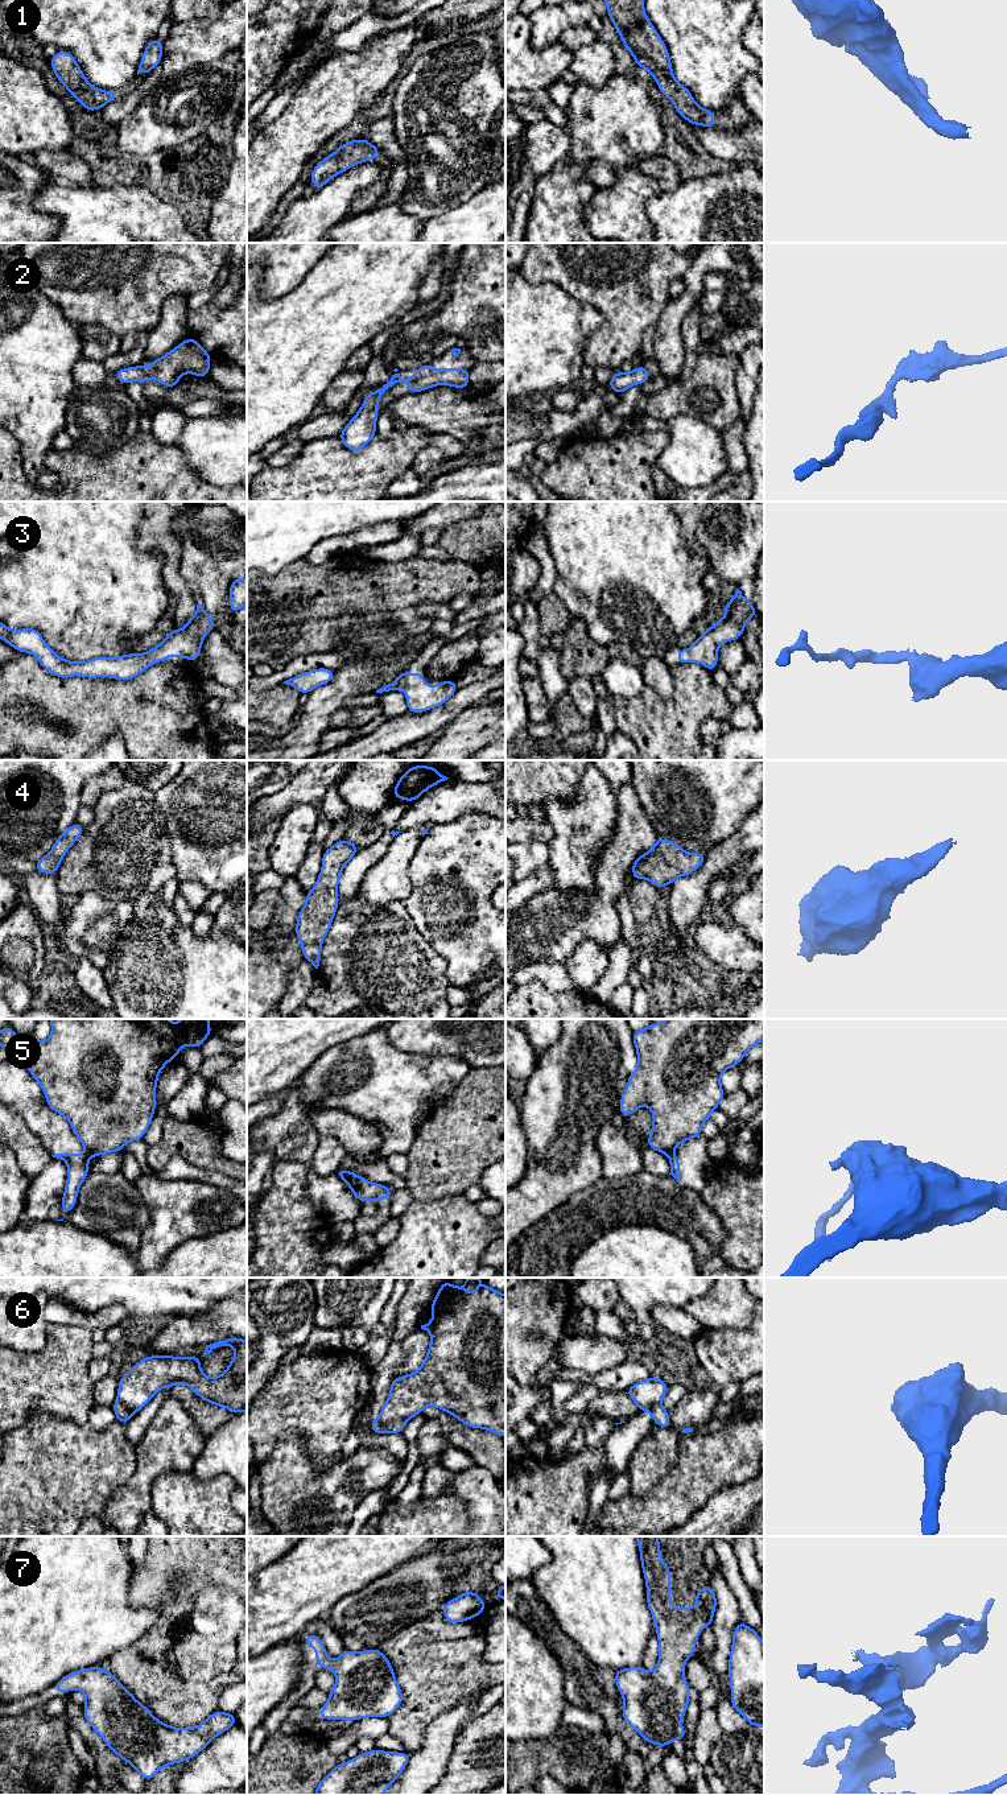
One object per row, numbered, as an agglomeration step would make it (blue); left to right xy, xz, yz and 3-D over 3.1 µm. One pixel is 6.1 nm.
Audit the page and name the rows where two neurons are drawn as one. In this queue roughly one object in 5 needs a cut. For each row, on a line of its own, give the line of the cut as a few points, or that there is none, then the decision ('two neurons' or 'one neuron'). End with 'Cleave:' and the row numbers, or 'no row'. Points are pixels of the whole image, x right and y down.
1: cut none; one neuron
2: cut none; one neuron
3: cut none; one neuron
4: cut none; one neuron
5: cut yz (669, 1152), (667, 1154); two neurons
6: cut xy (118, 1399), (133, 1414); two neurons
7: cut none; one neuron
Cleave: 5, 6

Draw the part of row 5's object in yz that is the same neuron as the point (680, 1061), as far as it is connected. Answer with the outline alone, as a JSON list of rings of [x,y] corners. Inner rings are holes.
[[[668,1019],[632,1032],[637,1068],[628,1077],[620,1097],[619,1113],[628,1117],[643,1105],[648,1106],[653,1115],[648,1147],[665,1155],[670,1154],[681,1143],[701,1135],[702,1125],[710,1119],[726,1095],[721,1086],[722,1073],[738,1065],[746,1053],[763,1040],[764,1019]]]

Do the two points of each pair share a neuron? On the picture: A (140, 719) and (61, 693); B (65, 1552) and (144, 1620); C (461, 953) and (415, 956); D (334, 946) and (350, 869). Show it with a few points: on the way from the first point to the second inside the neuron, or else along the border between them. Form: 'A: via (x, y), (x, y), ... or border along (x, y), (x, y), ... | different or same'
A: via (120, 706), (81, 706) | same
B: via (85, 1572), (124, 1612) | same
C: border along (417, 932), (446, 961), (446, 978), (449, 983) | different
D: border along (359, 890), (339, 903) | different

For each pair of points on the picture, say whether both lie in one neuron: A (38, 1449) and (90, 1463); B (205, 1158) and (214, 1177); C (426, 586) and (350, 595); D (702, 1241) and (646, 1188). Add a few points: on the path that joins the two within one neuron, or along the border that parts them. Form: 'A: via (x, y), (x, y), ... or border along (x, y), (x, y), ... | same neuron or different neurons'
A: via (52, 1463), (77, 1463) | same neuron
B: border along (181, 1158), (203, 1170), (214, 1170), (232, 1179) | different neurons
C: via (408, 584), (386, 586), (382, 590), (368, 590) | same neuron
D: via (688, 1226), (660, 1200) | same neuron

